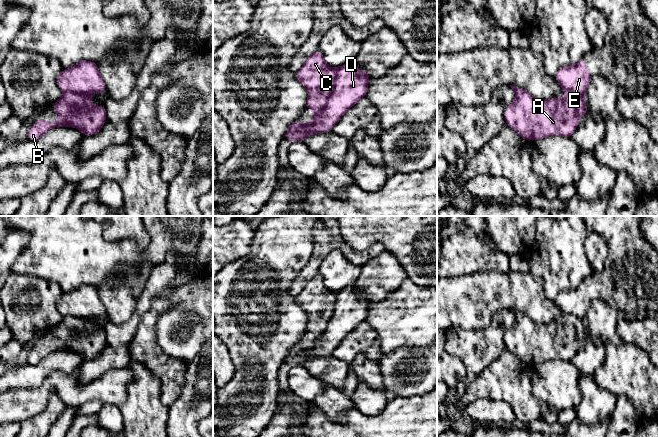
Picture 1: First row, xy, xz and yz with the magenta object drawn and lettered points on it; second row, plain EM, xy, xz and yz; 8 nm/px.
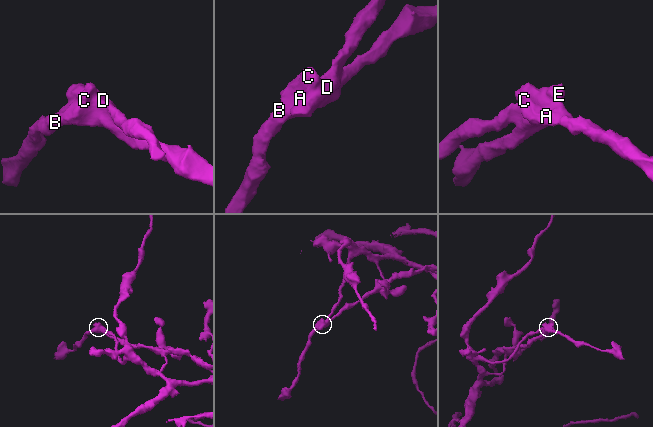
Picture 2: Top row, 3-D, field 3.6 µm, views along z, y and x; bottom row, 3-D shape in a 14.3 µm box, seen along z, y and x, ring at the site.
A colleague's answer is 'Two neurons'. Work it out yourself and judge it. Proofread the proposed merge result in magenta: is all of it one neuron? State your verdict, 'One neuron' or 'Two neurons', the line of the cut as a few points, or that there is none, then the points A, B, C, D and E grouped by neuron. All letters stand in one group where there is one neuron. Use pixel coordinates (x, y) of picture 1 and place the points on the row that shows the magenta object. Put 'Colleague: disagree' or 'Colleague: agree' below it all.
Two neurons. Split along xz (337, 69), (333, 92), (327, 104), (314, 115). Groups: A B C / D E
Colleague: agree

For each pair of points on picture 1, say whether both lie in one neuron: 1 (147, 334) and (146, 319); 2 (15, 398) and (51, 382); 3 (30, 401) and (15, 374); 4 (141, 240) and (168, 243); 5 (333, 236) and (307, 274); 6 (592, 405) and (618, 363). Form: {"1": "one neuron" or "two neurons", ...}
{"1": "one neuron", "2": "one neuron", "3": "two neurons", "4": "two neurons", "5": "one neuron", "6": "two neurons"}

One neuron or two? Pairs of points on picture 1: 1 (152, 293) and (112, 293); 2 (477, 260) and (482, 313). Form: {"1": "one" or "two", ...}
{"1": "two", "2": "two"}

